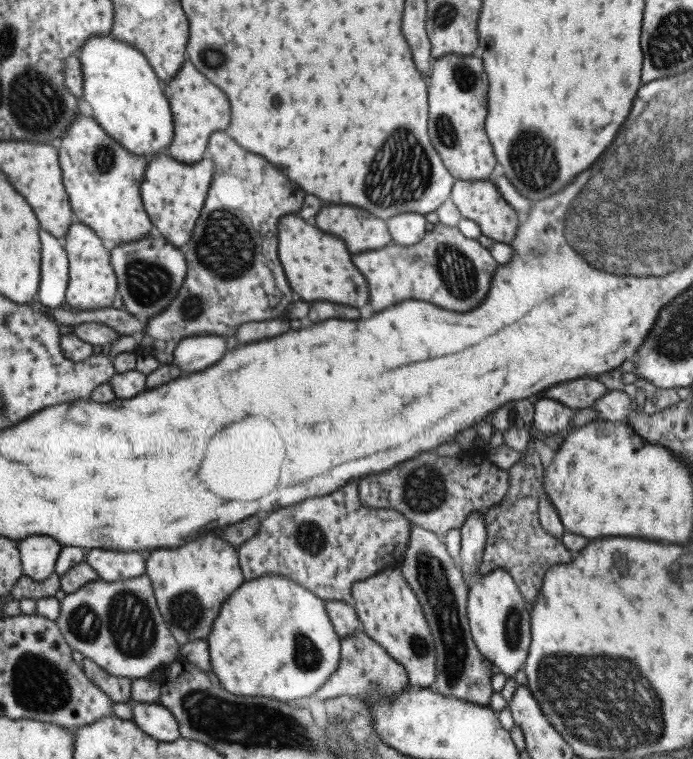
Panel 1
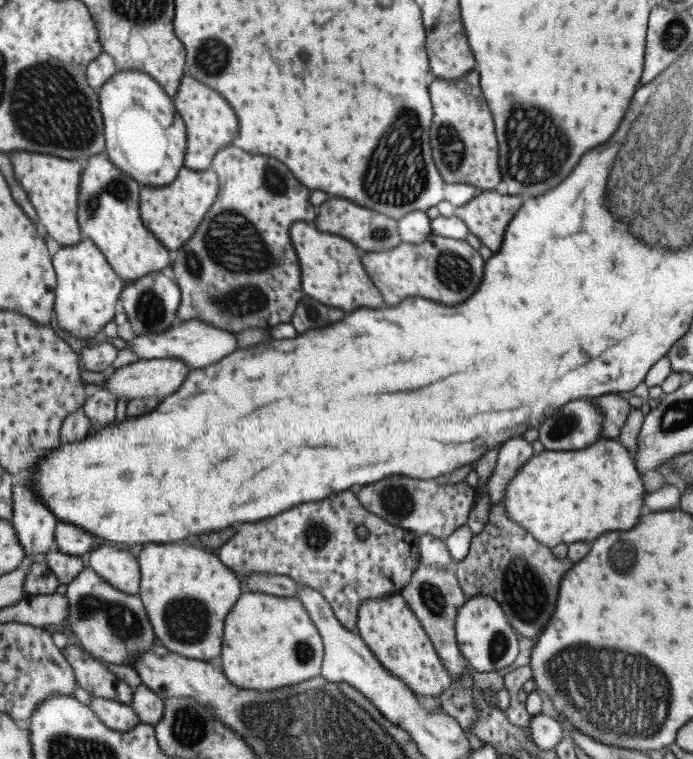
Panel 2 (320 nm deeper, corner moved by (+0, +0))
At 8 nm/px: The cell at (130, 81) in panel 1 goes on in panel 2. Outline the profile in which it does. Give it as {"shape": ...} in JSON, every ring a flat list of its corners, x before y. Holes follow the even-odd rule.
{"shape":[[136,70,116,71,108,83,97,89,97,96,101,96,108,159,143,186,161,187,173,182,184,163,186,132,172,98,148,74]]}

